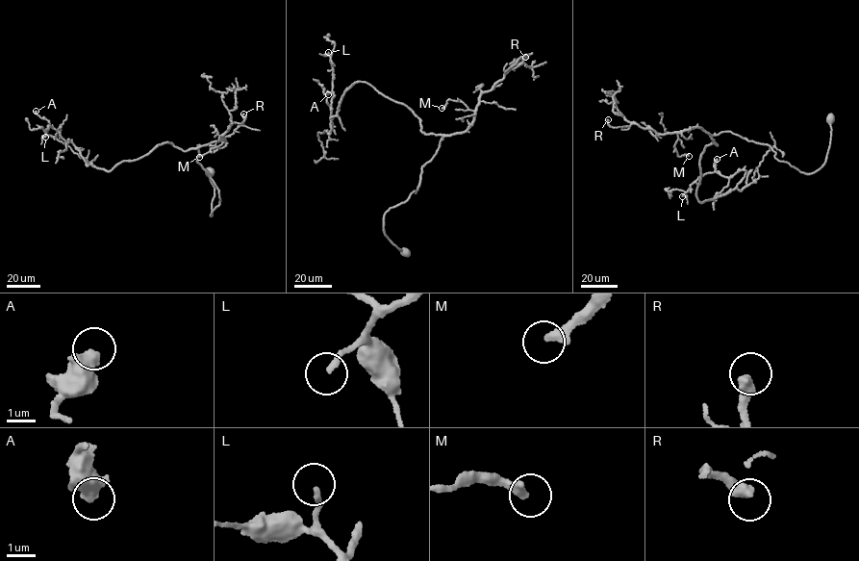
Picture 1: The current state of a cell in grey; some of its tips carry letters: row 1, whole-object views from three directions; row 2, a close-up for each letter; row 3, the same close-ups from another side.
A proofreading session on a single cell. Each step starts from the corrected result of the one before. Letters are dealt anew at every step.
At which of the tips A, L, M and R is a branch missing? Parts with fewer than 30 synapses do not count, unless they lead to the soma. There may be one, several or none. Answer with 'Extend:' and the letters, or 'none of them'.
Extend: none of them

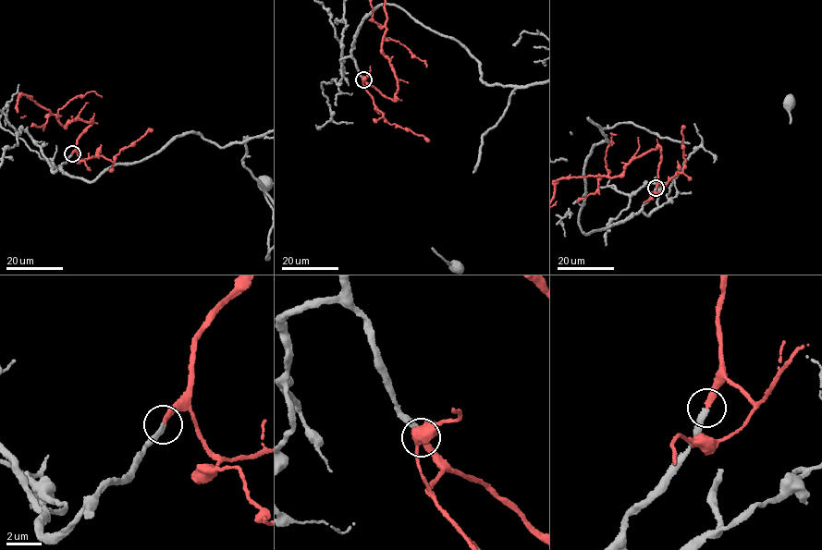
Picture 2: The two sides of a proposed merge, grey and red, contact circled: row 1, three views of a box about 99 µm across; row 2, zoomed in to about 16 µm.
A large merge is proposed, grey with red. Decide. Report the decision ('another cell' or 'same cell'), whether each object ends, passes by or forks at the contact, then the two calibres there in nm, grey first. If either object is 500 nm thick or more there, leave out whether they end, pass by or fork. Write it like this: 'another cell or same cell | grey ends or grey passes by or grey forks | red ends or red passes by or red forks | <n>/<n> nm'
same cell | grey ends | red ends | 280/280 nm

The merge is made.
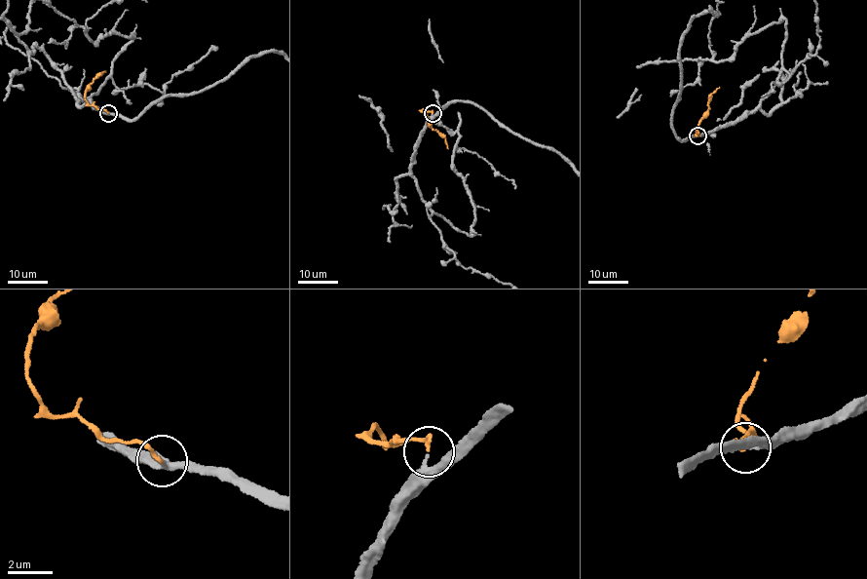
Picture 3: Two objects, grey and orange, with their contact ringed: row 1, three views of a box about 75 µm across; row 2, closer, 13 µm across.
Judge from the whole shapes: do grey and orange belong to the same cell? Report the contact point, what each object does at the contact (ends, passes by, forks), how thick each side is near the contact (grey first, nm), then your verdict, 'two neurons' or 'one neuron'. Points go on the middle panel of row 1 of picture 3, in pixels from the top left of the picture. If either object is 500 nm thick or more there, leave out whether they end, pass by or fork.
(433, 113) | grey passes by | orange ends | 180/120 nm | one neuron

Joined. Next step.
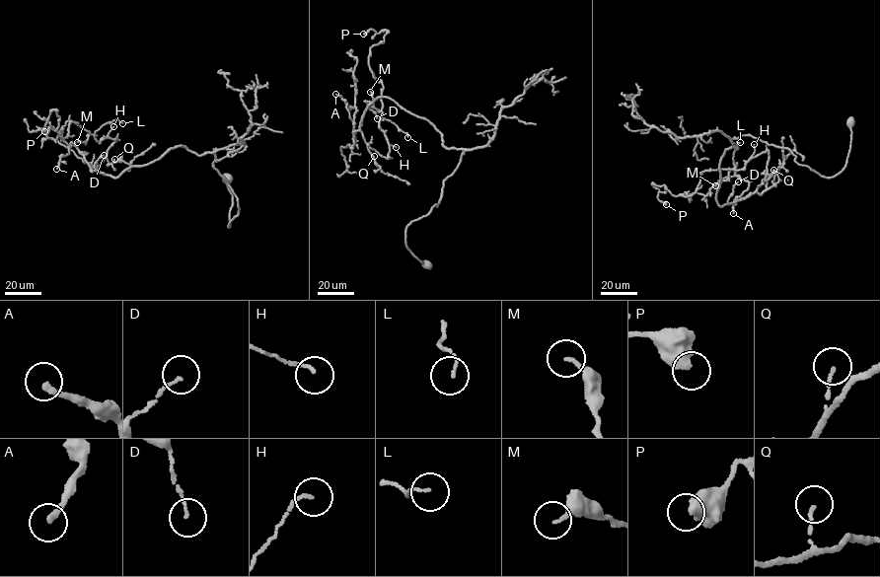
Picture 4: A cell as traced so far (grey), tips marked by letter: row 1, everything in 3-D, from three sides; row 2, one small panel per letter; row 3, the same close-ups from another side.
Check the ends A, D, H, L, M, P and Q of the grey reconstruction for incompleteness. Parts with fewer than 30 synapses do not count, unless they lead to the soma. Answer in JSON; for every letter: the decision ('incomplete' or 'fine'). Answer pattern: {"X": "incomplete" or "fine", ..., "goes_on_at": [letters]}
{"A": "incomplete", "D": "fine", "H": "fine", "L": "fine", "M": "fine", "P": "fine", "Q": "fine", "goes_on_at": ["A"]}

